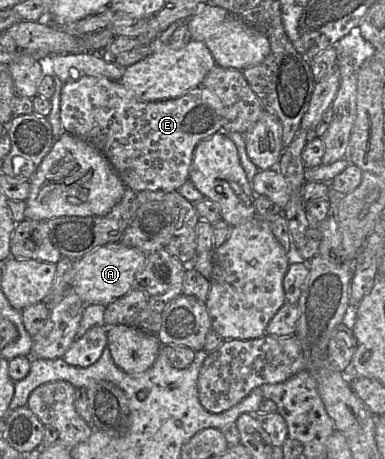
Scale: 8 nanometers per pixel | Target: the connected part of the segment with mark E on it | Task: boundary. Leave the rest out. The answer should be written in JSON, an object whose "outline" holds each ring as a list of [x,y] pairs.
{"outline":[[[81,76],[78,79],[70,79],[64,83],[60,97],[60,120],[66,133],[70,133],[80,139],[83,139],[99,149],[116,169],[125,186],[135,191],[177,191],[184,184],[184,182],[189,179],[190,166],[197,144],[201,140],[222,130],[221,101],[212,91],[205,87],[198,86],[177,98],[155,102],[145,102],[136,99],[122,83],[112,81],[104,77],[94,76]]]}

